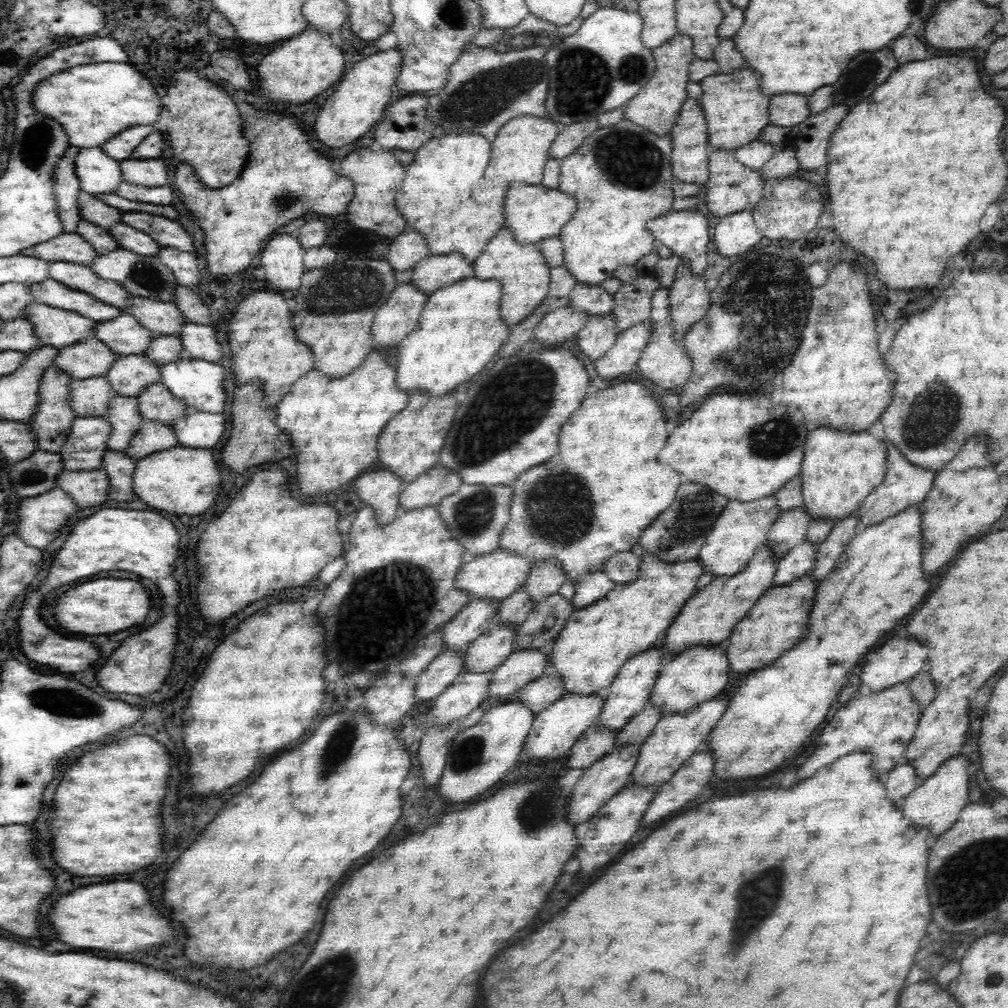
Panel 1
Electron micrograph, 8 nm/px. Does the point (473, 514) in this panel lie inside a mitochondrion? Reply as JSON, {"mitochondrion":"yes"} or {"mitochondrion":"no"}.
{"mitochondrion":"yes"}

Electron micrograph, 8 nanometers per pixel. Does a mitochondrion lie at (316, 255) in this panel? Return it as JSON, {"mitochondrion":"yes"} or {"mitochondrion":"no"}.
{"mitochondrion":"no"}

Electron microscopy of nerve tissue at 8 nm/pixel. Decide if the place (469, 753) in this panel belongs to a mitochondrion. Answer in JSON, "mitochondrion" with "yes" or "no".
{"mitochondrion":"yes"}

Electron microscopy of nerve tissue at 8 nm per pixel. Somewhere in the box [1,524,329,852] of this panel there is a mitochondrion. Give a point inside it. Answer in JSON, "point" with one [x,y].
{"point":[56,707]}

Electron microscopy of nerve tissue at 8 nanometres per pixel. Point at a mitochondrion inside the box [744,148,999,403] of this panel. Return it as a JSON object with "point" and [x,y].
{"point":[829,310]}

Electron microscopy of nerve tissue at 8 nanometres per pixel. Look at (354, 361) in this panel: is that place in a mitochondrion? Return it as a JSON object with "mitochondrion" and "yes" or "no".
{"mitochondrion":"no"}

